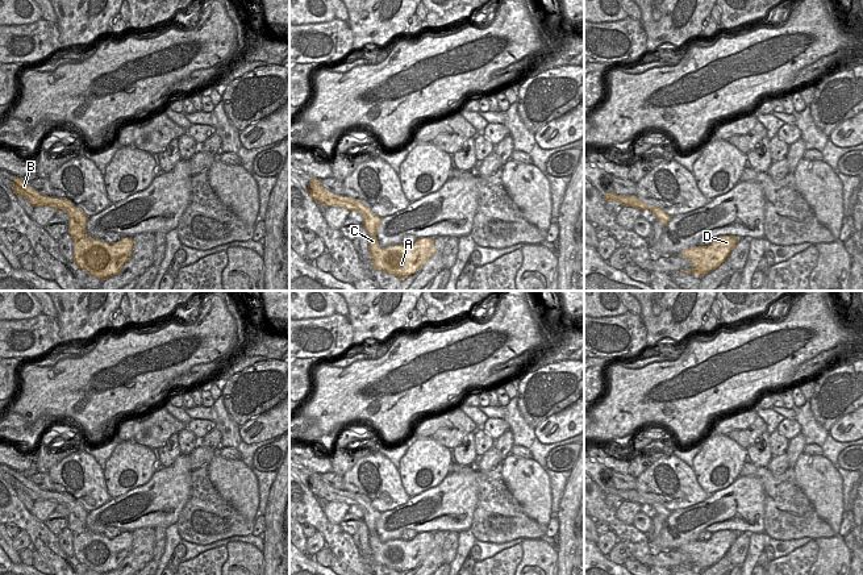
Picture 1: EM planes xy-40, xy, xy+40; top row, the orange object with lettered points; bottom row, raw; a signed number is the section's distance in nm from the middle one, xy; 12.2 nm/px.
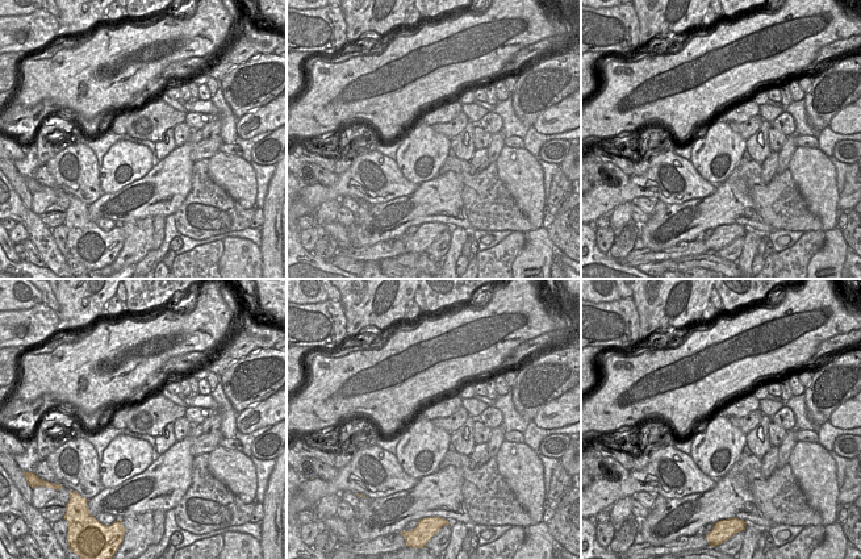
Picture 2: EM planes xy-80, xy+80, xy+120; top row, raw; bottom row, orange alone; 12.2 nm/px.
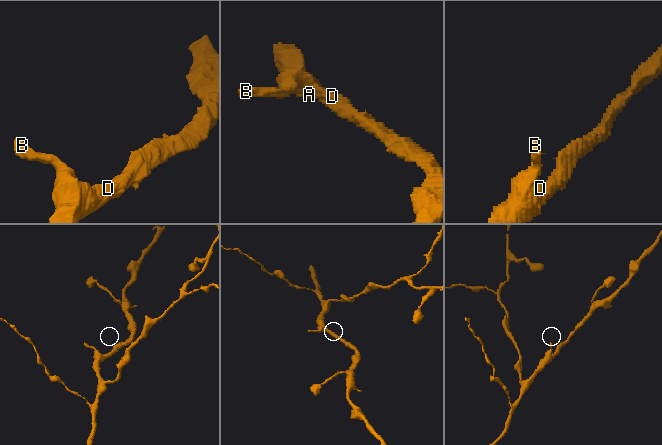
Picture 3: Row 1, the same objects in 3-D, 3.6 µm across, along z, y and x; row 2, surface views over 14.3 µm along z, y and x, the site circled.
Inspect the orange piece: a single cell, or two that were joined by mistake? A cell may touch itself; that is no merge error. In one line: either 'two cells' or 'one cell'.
one cell

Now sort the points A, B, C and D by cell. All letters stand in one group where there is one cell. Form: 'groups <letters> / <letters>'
groups A B C D

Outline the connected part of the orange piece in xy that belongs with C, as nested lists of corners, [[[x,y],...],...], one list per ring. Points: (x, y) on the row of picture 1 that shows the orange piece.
[[[310,178],[308,192],[317,204],[358,211],[362,214],[363,228],[368,233],[370,262],[375,268],[404,279],[414,274],[435,251],[432,237],[417,238],[410,246],[400,243],[382,247],[376,238],[376,229],[382,218],[364,207],[360,200],[330,192],[317,178]]]

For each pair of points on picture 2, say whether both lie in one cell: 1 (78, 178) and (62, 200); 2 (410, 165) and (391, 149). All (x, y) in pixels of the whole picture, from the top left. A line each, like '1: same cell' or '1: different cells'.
1: different cells
2: different cells

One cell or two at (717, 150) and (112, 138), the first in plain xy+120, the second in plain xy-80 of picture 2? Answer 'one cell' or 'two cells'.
two cells

